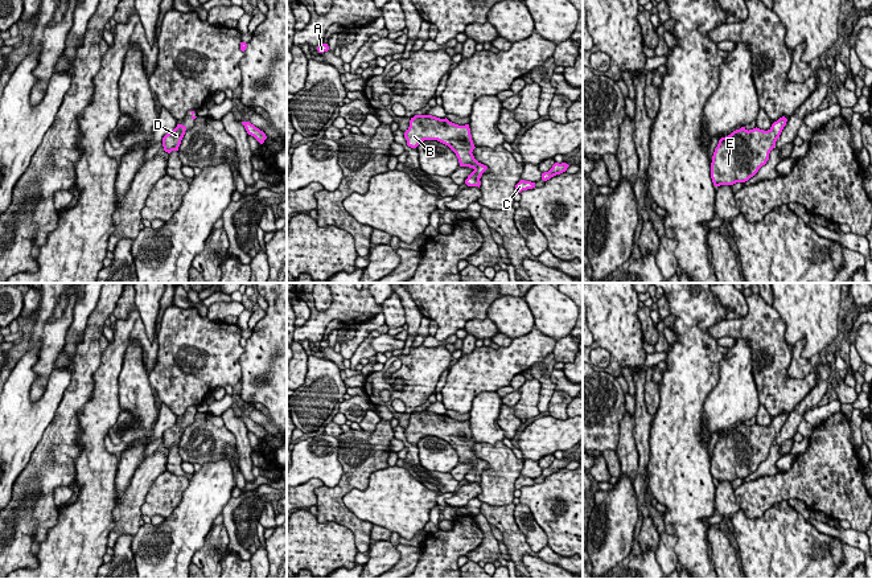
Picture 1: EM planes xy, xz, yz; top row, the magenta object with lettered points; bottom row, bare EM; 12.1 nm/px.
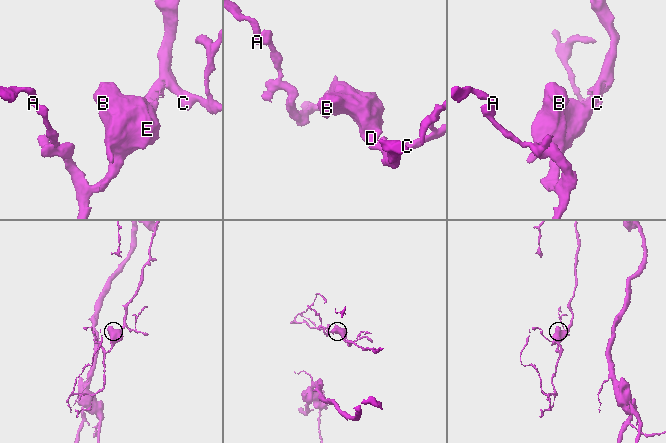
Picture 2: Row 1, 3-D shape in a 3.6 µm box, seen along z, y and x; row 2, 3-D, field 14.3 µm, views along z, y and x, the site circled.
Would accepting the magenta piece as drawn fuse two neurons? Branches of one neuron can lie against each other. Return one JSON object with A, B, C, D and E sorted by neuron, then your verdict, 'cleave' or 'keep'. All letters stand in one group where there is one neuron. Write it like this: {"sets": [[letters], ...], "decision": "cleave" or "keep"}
{"sets": [["A", "B", "C", "D", "E"]], "decision": "keep"}

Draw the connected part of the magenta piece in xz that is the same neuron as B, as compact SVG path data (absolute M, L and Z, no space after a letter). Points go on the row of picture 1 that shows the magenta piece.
M415 115L410 120L410 127L404 132L407 145L416 148L424 140L437 140L448 145L457 156L460 167L469 167L474 171L468 176L468 186L481 185L481 176L488 169L473 156L476 148L472 140L469 124L458 126L447 118L440 119L432 115Z

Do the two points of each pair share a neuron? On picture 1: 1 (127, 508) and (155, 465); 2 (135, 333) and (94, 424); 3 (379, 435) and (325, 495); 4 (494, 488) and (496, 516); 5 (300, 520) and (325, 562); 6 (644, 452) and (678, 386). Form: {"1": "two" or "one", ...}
{"1": "one", "2": "one", "3": "one", "4": "two", "5": "one", "6": "two"}

